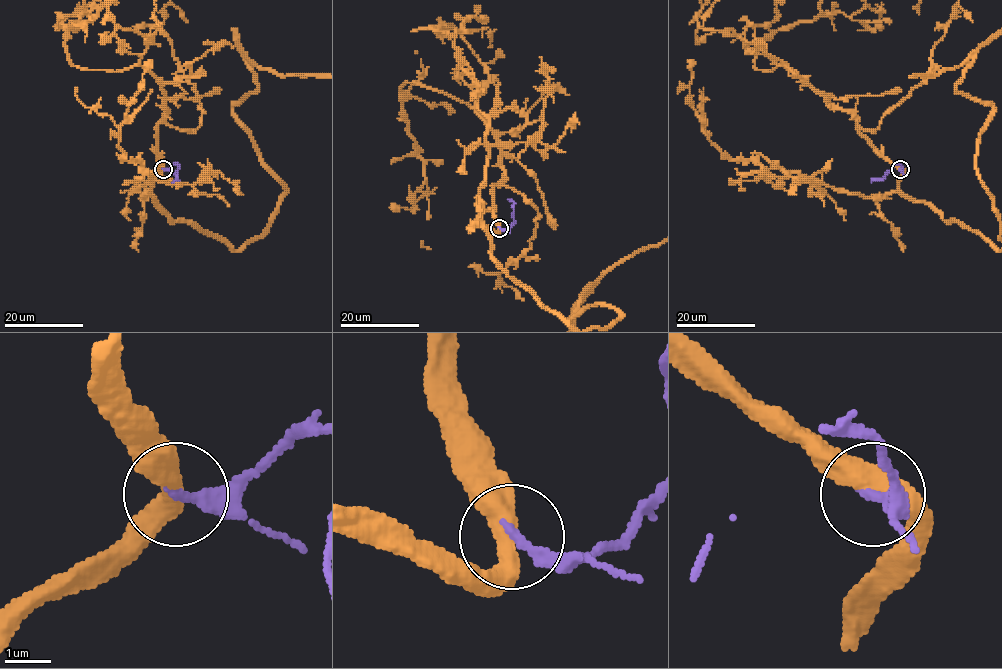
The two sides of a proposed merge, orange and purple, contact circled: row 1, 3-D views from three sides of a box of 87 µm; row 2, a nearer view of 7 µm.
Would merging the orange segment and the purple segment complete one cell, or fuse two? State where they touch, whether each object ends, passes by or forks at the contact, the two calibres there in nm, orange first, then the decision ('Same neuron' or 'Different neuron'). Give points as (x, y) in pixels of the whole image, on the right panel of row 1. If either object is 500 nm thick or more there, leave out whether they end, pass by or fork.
Place: (900, 169). At the ring orange passes by. At the ring purple ends. Thickness 460 nm (orange) against 280 nm. Different neuron

